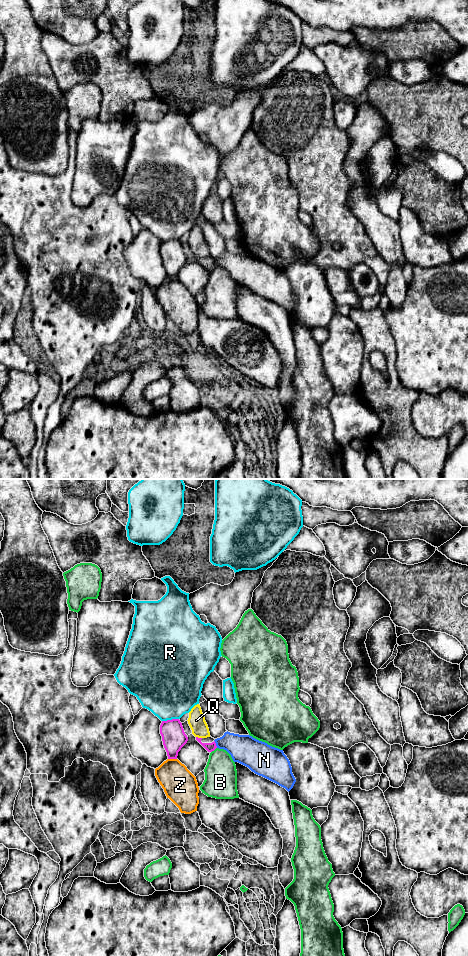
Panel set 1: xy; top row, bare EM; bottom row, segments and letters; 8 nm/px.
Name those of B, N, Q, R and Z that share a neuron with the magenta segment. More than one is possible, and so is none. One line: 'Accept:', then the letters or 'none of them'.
Accept: none of them

